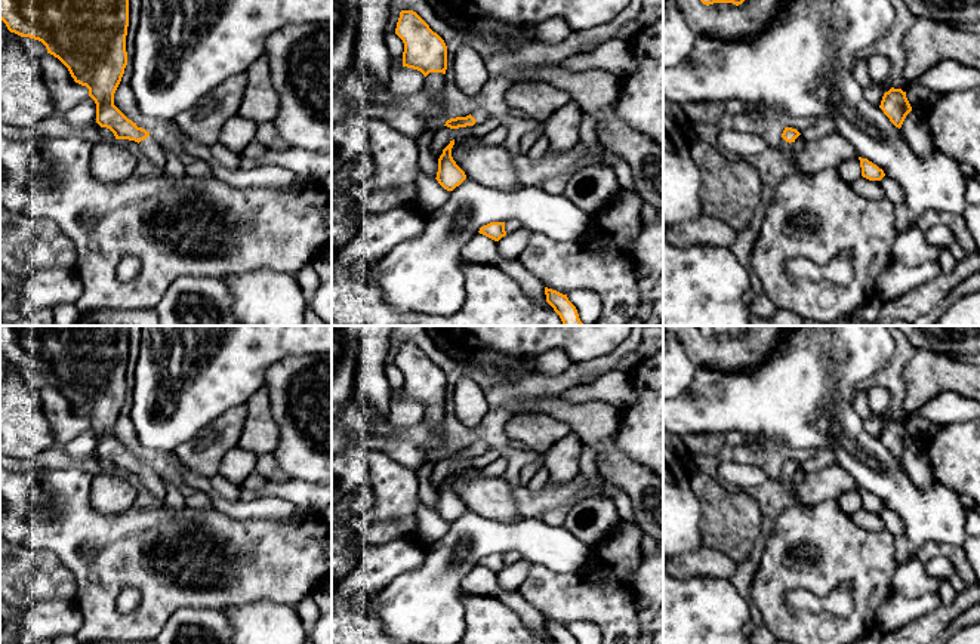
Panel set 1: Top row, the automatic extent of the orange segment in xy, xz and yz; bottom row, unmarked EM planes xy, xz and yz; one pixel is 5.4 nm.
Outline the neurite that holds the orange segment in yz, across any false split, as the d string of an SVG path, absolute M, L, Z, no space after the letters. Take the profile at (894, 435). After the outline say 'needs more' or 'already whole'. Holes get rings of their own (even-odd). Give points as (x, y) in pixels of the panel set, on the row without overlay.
M894 419L884 425L879 440L899 460L902 459L906 447L912 443L906 423Z; already whole

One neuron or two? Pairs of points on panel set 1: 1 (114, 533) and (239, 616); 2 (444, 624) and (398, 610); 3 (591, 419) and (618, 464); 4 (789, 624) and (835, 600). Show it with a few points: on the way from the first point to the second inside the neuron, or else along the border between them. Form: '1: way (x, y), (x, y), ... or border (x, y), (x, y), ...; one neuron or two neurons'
1: border (261, 598), (252, 603), (227, 606), (222, 610); two neurons
2: way (433, 613), (430, 610), (410, 610); one neuron
3: way (597, 430), (607, 453); one neuron
4: border (850, 587), (853, 609), (847, 615), (823, 610); two neurons

